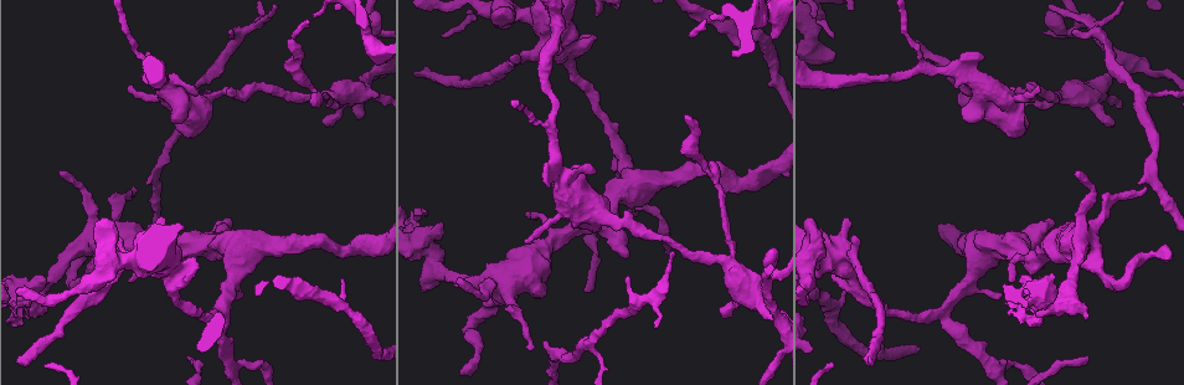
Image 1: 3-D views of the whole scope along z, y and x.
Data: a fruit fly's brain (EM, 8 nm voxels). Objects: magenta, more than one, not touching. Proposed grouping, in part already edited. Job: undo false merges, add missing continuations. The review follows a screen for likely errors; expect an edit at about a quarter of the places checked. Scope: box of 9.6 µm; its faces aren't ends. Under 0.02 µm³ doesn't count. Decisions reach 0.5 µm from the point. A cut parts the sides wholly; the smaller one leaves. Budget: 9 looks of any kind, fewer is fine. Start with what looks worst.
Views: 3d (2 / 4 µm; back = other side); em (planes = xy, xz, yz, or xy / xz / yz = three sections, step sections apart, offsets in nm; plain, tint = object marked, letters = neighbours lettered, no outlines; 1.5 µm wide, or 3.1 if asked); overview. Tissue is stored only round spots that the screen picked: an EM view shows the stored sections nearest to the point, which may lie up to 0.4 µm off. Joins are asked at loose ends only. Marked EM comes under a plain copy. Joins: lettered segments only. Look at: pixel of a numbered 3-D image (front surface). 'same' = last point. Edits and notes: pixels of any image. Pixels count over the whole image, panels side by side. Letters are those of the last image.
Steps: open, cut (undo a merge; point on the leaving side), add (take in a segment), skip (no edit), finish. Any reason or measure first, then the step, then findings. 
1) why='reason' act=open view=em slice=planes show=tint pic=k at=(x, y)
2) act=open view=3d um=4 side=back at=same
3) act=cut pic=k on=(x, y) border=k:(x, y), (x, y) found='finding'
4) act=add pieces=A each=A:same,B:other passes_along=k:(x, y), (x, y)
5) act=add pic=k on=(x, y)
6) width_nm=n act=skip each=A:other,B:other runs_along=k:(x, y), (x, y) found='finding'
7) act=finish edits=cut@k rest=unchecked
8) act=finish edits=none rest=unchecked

why='four arms meet' act=open view=em slice=planes show=letters pic=1 at=(1082, 25)

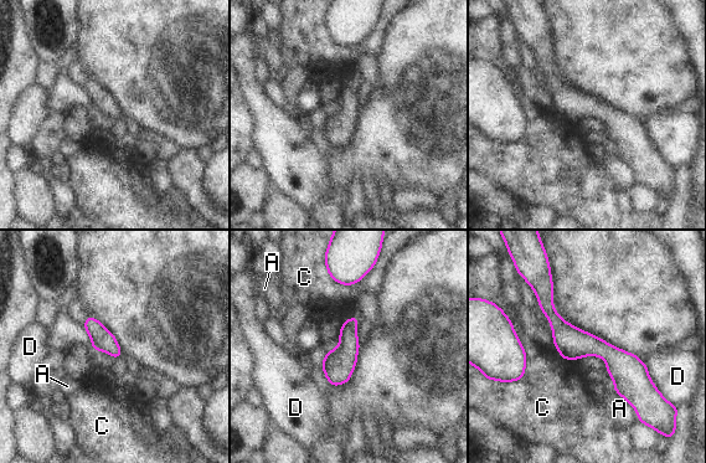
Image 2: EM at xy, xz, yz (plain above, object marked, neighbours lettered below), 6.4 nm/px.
longest_contact=C:340nm act=skip each=A:other,C:other,D:other border=2:(514, 330), (525, 373), (508, 382) found='one cell here'

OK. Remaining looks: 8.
why='free end' act=open view=3d um=2 pic=1 at=(59, 174)

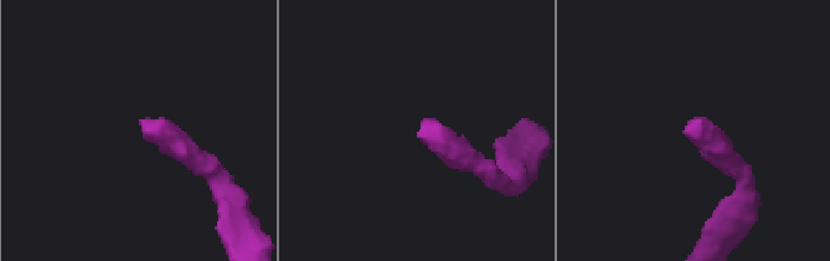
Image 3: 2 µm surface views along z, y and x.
act=open view=em slice=planes show=letters pic=3 at=(698, 120)

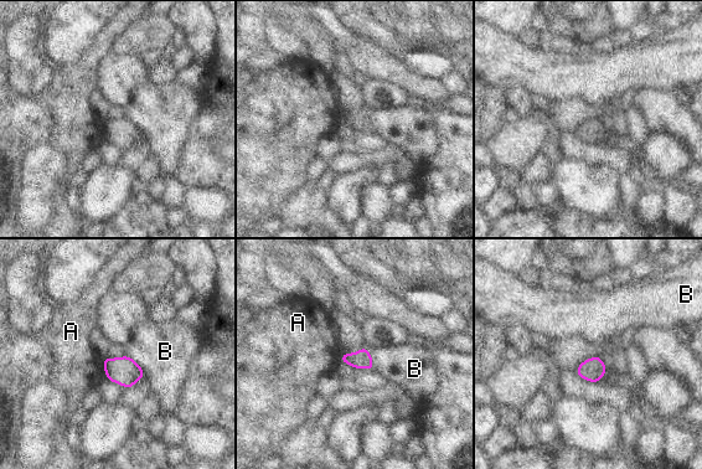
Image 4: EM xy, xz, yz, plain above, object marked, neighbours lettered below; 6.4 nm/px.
width_nm=110 longest_contact=B:160nm act=skip each=A:other,B:other found='no lettered segment goes on from it'

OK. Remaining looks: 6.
why='tapers out' act=open view=em slice=planes show=letters pic=1 at=(229, 34)

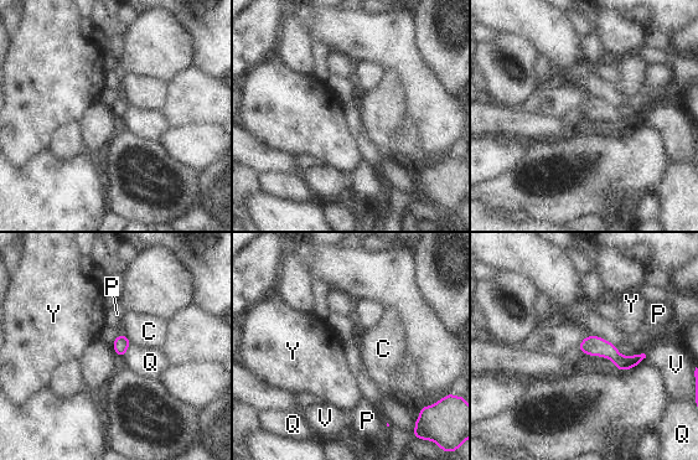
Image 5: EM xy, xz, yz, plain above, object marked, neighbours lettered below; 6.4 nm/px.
longest_contact=P:170nm act=skip each=C:other,P:other,Q:other,V:other,Y:other border=5:(130, 342), (122, 358) found='none of them fits'

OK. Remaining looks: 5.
why='long arm stops here' act=open view=3d um=4 pic=1 at=(460, 371)

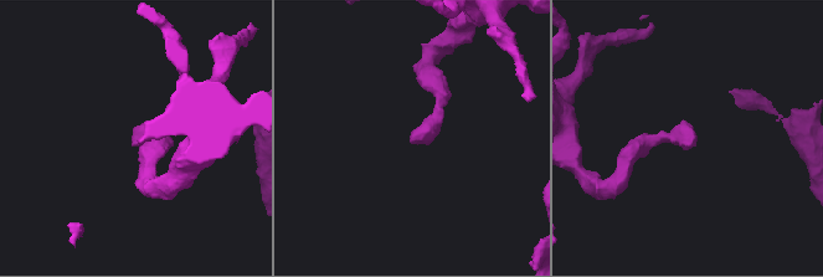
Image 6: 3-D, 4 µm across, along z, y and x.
why='now the EM' act=open view=em slice=xy step=4 show=letters pic=6 at=(132, 143)

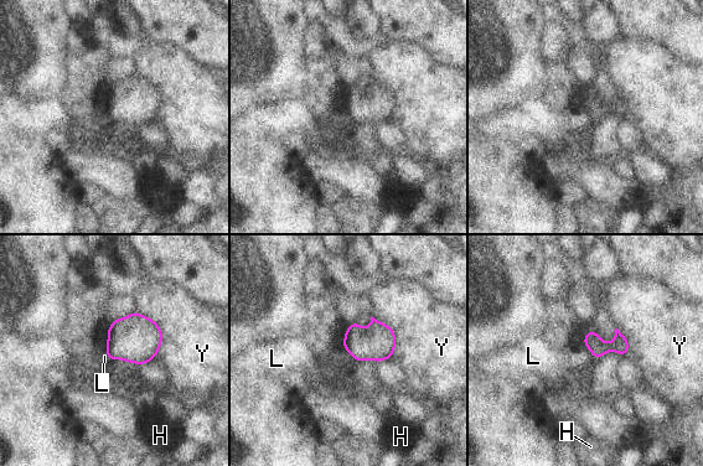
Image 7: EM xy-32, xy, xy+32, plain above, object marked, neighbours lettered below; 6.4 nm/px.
why='another direction' act=open view=em slice=planes show=letters at=same

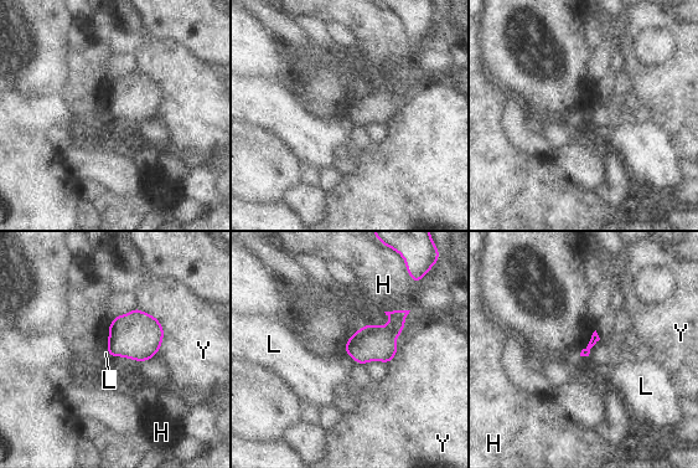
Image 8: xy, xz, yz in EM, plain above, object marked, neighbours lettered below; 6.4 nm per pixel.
act=skip each=H:other,L:other,Y:other border=8:(600, 339), (588, 355) found='no lettered segment goes on from it'

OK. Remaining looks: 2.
act=finish edits=none rest=unchecked

